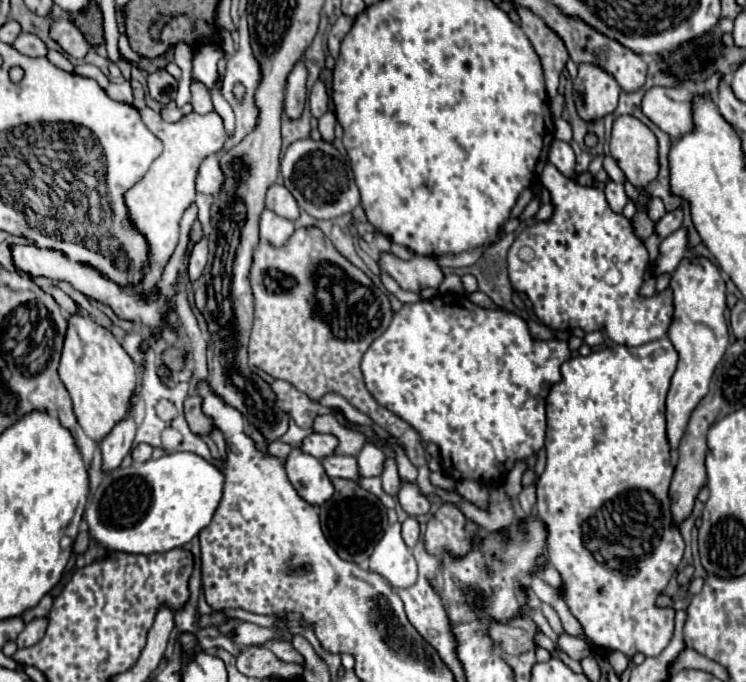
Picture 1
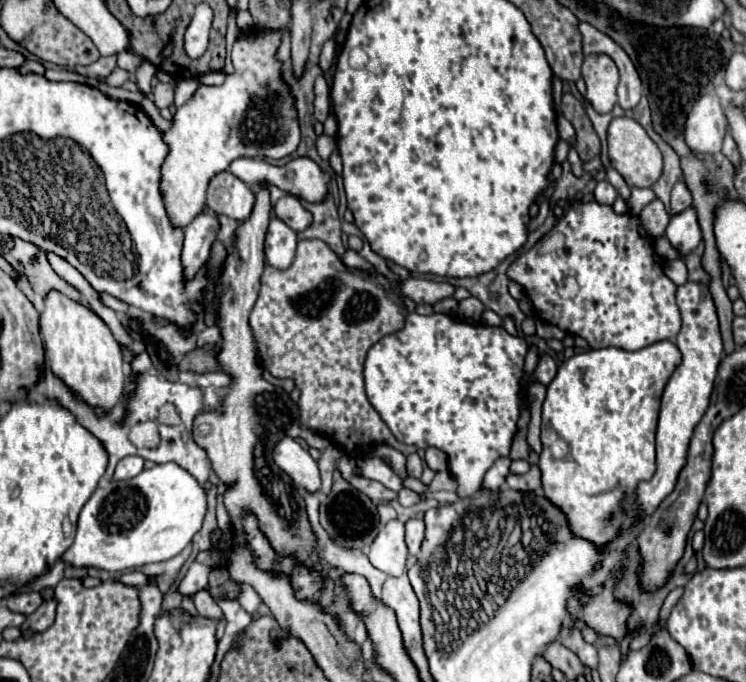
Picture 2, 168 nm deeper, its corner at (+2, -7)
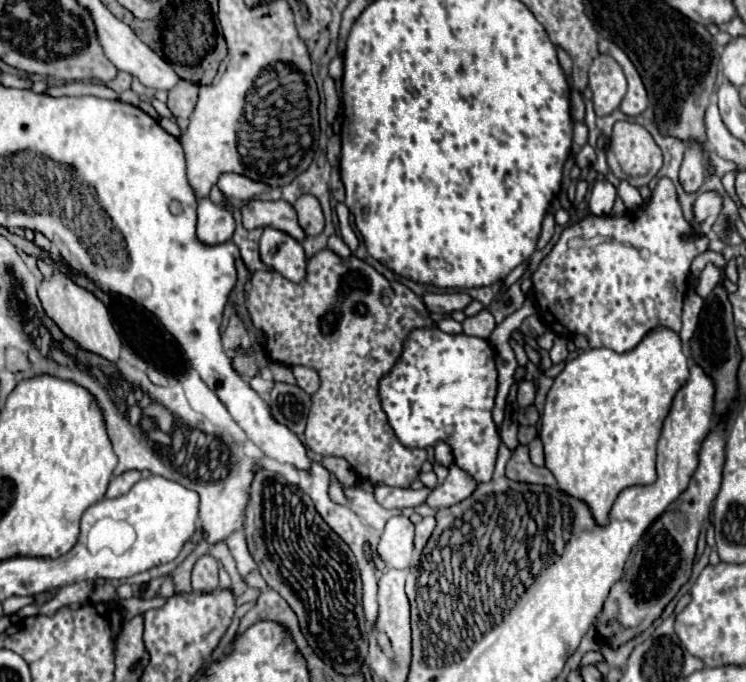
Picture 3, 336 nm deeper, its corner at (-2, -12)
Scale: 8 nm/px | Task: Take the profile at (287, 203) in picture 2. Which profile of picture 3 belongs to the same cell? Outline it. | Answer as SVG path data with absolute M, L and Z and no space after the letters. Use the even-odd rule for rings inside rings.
M300 196L294 202L294 208L298 214L298 224L304 228L306 236L318 236L324 230L324 214L314 196Z

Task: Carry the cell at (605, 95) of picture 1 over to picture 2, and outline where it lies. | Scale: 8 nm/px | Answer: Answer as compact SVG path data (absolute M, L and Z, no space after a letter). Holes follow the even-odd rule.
M594 53L584 59L582 79L586 81L586 99L598 113L610 113L616 105L618 69L604 53Z

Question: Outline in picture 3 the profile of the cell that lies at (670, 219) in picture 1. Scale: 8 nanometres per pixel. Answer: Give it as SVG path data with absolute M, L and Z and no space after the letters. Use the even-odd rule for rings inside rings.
M690 144L686 148L686 156L680 168L680 184L684 188L686 194L694 194L700 190L700 186L704 184L704 154L696 144Z

